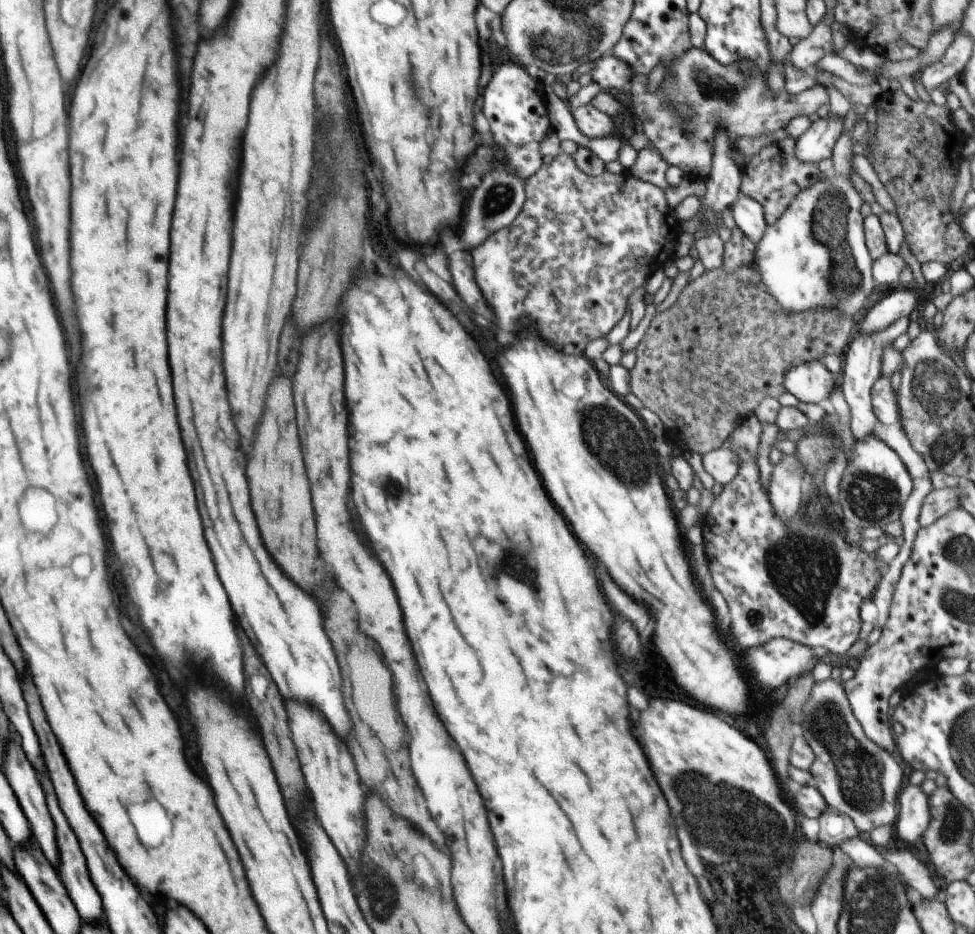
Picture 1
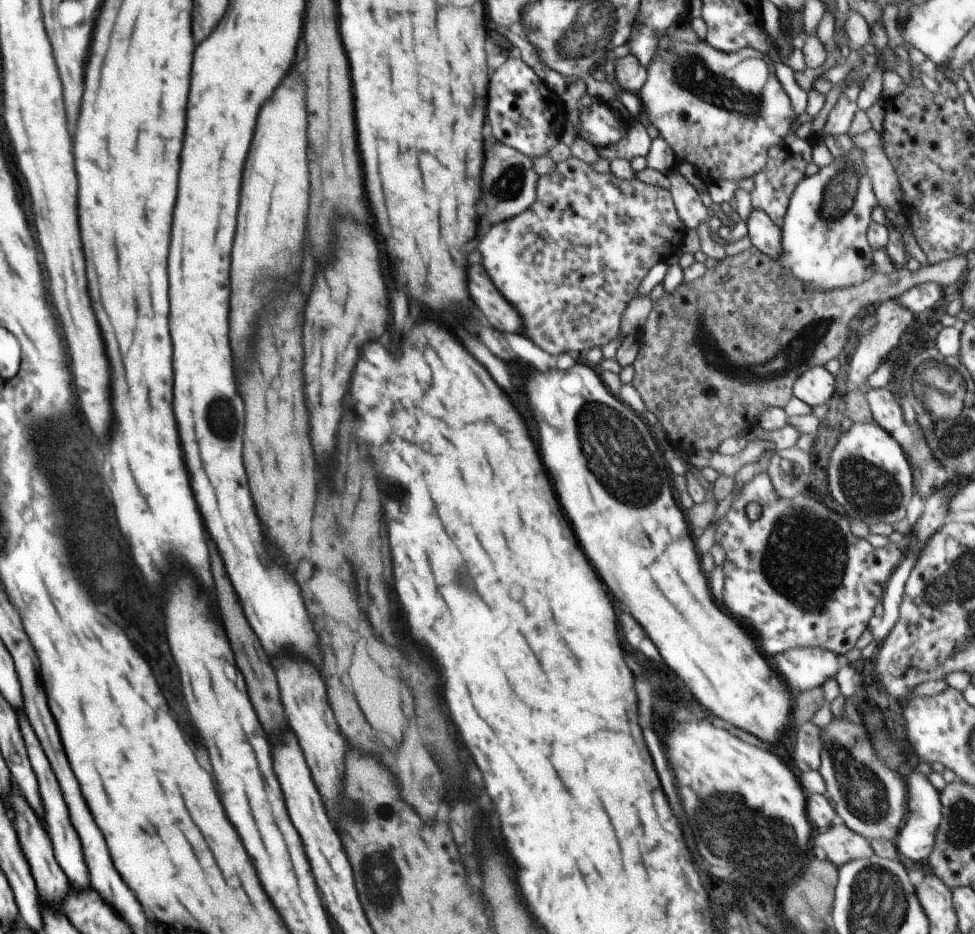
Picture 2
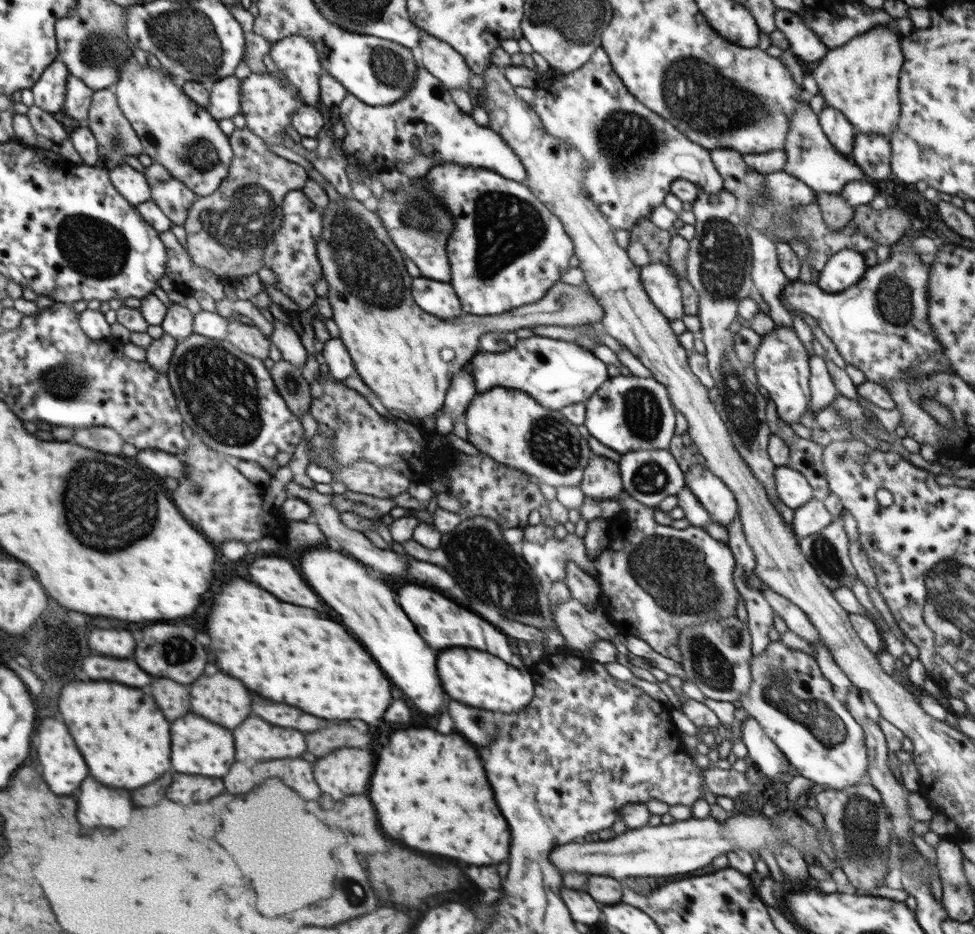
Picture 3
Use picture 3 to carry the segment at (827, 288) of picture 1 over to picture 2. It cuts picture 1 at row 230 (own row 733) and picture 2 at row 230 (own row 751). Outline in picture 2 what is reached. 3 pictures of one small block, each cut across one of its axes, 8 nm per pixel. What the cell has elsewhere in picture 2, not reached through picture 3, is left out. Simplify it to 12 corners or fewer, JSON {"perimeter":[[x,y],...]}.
{"perimeter":[[854,148],[794,189],[777,262],[836,290],[872,278],[878,206]]}

